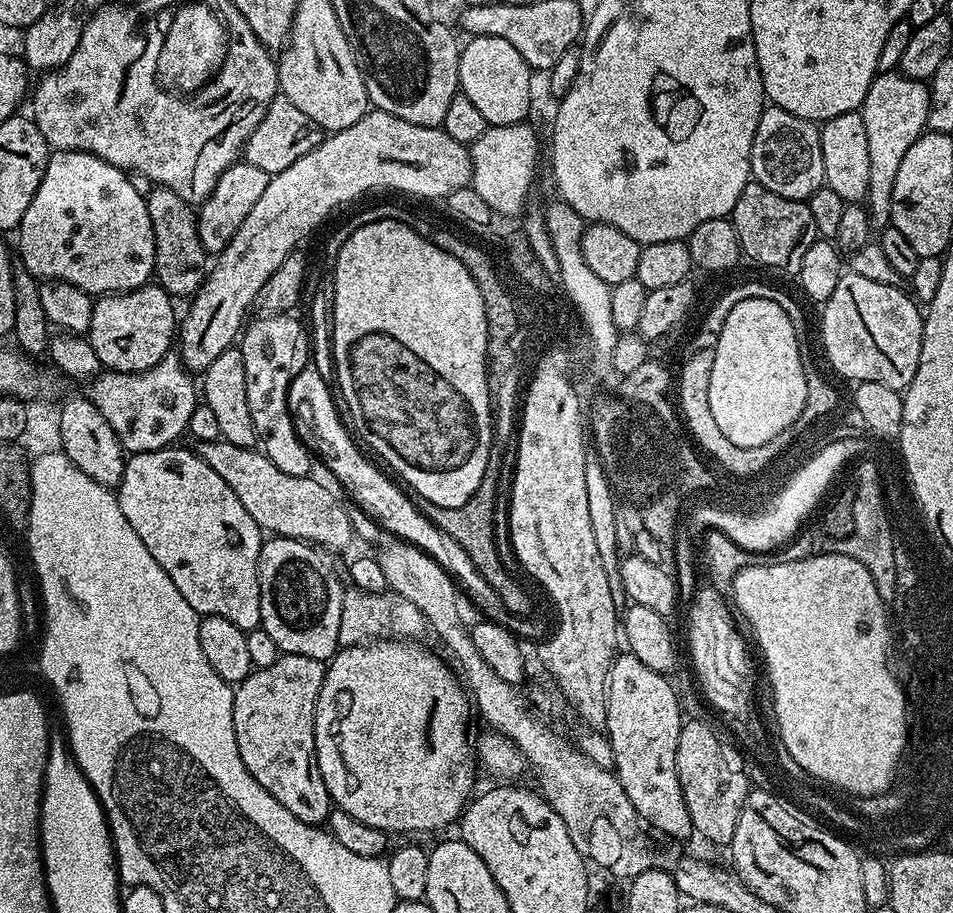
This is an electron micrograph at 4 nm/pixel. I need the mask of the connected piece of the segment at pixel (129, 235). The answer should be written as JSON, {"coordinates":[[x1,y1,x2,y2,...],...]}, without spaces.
{"coordinates":[[53,151,48,158,34,202,26,206,18,229,18,260,24,269,44,282,61,280,86,290,93,298,132,292,143,288,156,271,154,226,150,222,148,201,134,190,129,173,89,152]]}

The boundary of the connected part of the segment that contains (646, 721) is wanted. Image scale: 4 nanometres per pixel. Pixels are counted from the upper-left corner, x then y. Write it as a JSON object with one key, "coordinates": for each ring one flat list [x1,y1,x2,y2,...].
{"coordinates":[[631,654,617,655,612,661,612,668,608,671,608,723,606,725,606,735,610,746,614,752,615,769,614,773,620,780,622,788,626,790,626,795,630,798,630,802,634,804,634,810,645,825,653,824,660,832,665,832,668,836,673,836,676,840,684,840,688,835,693,835,694,829,690,822,690,810,686,810,686,798,682,798,682,786,678,782,678,770,676,769,676,751,678,750,678,734,680,733,680,725,682,723,682,700,672,689,672,684,668,681,669,677,662,672,650,670,650,666,645,666,643,662,638,662,638,658]]}

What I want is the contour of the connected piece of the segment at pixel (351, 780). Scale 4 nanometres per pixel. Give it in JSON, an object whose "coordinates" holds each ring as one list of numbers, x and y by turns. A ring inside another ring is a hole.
{"coordinates":[[373,640,367,644,359,644,356,648,340,648,336,655,331,660,327,661,324,670,324,681,322,682,322,690,316,699,316,761,318,762,318,770,322,774,322,782,326,782,326,790,328,796,332,799,333,805,339,811,350,814,350,818,358,818,358,822,362,822,371,828,377,828,378,831,385,834,393,834,392,832,440,832,443,828,448,828,457,823,460,817,464,814,464,809,468,807,473,799,474,791,472,787,476,784,476,772,478,773,478,764,474,759,474,744,470,739,468,741,468,704,470,708,470,696,466,691,465,685,462,683,461,677,448,669,448,664,440,656,435,656,428,648,423,648,425,645,420,642,410,640]]}

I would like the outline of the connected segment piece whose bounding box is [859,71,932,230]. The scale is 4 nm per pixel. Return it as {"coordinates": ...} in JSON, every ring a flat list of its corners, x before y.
{"coordinates":[[894,71,877,75,859,109,866,126,866,143,870,150,870,182,866,207,877,229,889,227,892,219,894,177,898,175,898,165,906,155,906,150,910,150,916,139,924,135,928,127,928,111,931,108,927,83,906,78,900,75,899,71]]}

